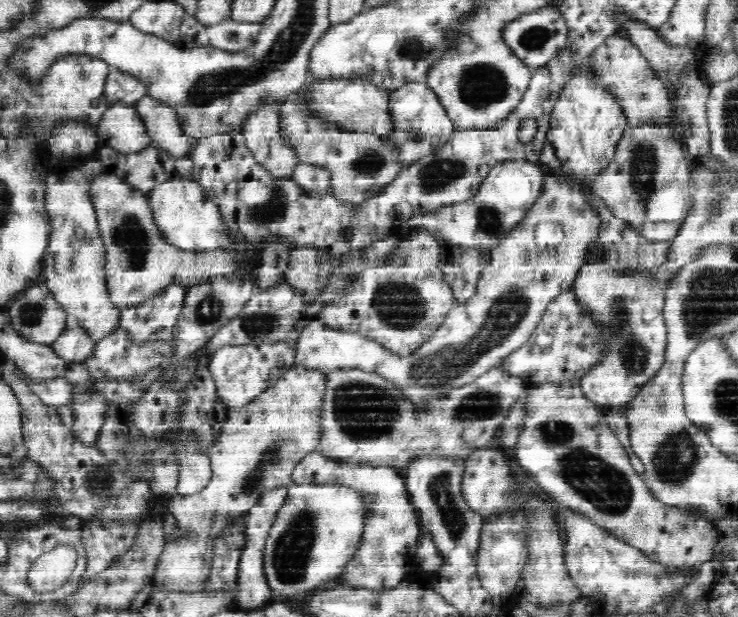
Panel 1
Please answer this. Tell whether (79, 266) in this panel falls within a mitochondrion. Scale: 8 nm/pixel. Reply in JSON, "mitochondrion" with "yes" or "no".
{"mitochondrion":"no"}

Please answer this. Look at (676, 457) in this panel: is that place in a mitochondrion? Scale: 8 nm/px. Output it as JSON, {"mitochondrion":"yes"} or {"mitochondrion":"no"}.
{"mitochondrion":"yes"}

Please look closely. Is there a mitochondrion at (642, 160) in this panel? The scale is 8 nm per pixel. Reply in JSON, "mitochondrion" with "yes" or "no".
{"mitochondrion":"yes"}

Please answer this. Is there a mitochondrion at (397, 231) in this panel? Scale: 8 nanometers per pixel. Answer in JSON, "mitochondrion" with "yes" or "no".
{"mitochondrion":"no"}

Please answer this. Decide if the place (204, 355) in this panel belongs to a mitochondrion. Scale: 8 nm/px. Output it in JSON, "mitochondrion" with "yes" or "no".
{"mitochondrion":"no"}

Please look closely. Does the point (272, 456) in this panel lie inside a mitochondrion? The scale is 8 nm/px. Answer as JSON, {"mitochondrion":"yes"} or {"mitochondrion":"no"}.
{"mitochondrion":"yes"}

